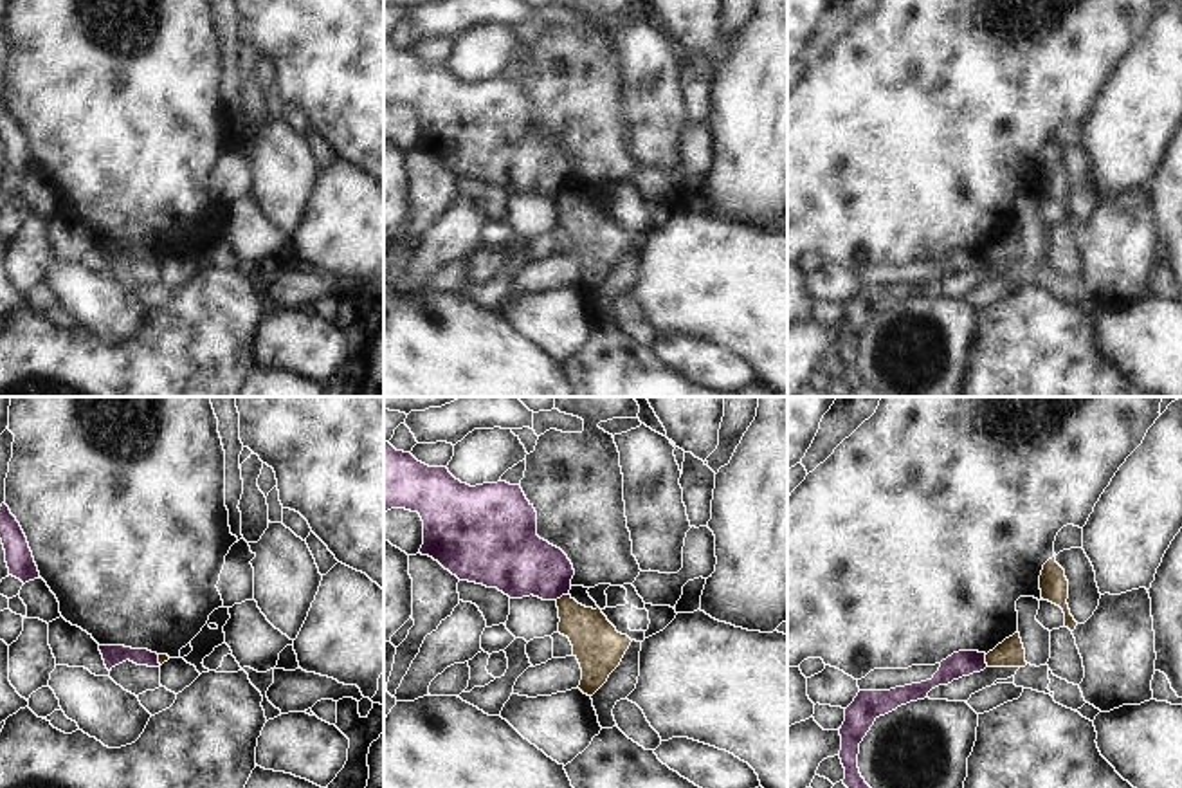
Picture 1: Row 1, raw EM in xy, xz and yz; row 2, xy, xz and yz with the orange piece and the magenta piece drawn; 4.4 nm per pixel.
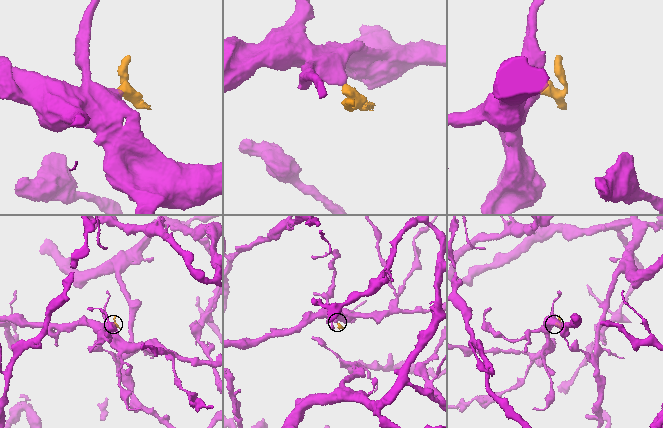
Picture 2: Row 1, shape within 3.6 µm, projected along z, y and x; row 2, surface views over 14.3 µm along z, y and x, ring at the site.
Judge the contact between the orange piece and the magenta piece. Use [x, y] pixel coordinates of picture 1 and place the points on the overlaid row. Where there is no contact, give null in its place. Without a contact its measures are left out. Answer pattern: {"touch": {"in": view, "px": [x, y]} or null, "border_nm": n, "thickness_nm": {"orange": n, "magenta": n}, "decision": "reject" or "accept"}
{"touch": {"in": "xz", "px": [563, 595]}, "border_nm": 70, "thickness_nm": {"orange": 220, "magenta": 300}, "decision": "reject"}

